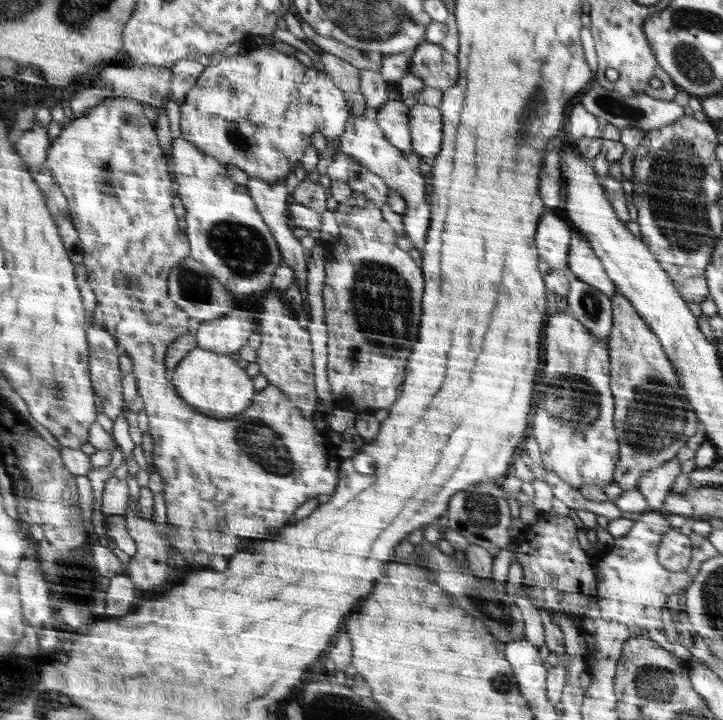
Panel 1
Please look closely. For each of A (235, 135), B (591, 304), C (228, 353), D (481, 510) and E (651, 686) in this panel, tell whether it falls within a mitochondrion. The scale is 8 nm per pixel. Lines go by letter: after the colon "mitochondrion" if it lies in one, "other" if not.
A: mitochondrion
B: mitochondrion
C: other
D: mitochondrion
E: mitochondrion

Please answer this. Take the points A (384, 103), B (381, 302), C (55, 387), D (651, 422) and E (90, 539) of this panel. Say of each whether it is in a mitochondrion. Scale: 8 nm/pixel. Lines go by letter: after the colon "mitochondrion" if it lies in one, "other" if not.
A: other
B: mitochondrion
C: mitochondrion
D: mitochondrion
E: other

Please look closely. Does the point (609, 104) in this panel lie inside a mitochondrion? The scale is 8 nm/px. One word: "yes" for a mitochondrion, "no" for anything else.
yes

